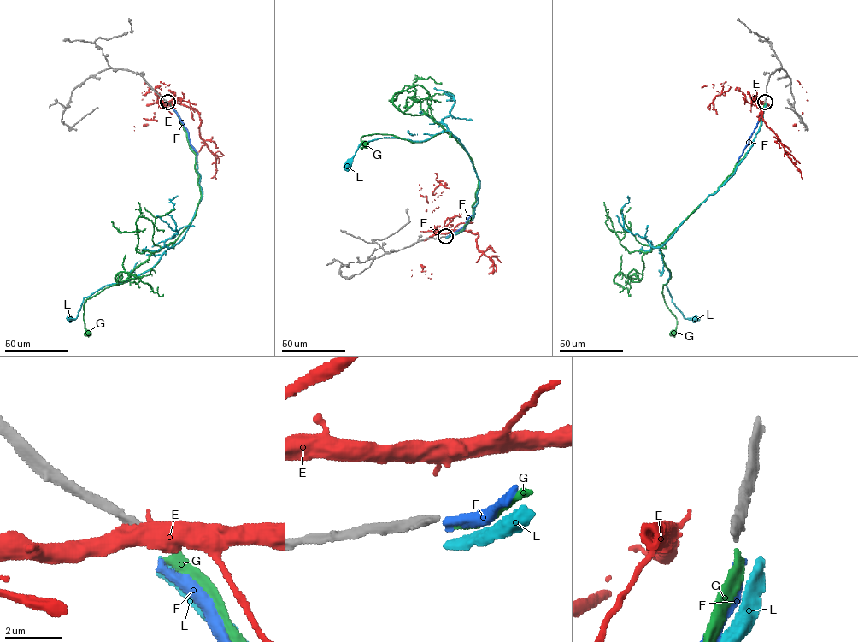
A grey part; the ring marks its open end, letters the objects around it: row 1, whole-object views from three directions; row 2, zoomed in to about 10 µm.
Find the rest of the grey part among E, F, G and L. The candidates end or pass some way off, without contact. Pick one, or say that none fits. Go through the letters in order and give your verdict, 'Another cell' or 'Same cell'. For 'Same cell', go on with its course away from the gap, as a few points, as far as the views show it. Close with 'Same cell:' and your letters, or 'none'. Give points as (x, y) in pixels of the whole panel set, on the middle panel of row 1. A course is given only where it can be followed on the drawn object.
E: Another cell
F: Another cell
G: Another cell
L: Another cell
Same cell: none

